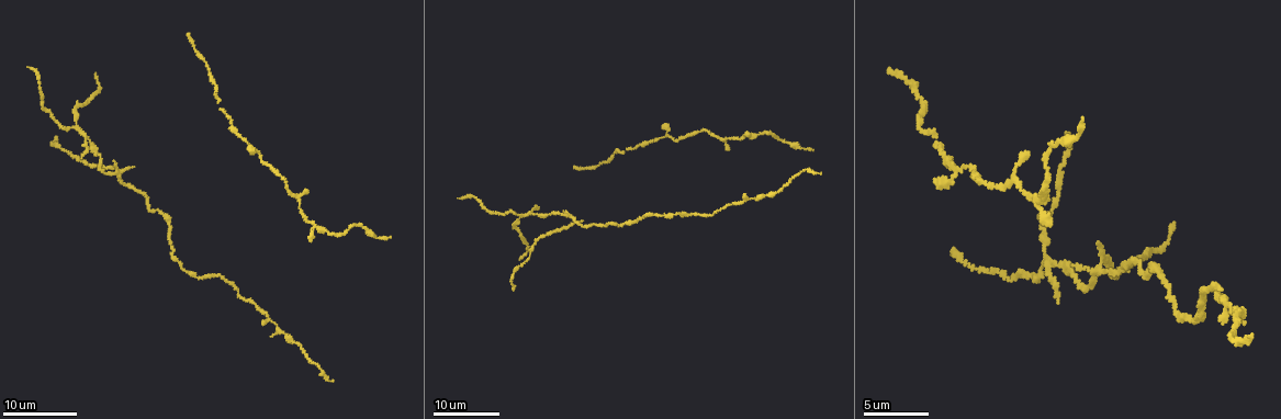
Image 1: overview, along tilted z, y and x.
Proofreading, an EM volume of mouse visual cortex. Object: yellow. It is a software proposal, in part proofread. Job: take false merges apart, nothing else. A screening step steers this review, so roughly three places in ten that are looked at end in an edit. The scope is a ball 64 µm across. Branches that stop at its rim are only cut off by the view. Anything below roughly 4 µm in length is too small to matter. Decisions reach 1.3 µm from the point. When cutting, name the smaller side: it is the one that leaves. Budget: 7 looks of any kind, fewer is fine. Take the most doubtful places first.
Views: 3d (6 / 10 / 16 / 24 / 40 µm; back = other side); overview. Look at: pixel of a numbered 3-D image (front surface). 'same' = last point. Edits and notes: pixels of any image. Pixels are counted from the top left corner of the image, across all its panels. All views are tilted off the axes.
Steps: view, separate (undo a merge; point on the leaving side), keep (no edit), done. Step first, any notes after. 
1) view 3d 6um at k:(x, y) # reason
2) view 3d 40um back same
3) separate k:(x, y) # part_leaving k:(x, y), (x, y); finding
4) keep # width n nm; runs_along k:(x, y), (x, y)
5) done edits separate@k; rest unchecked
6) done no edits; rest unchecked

view 3d 24um at 1:(120, 175) # looks like a crossing

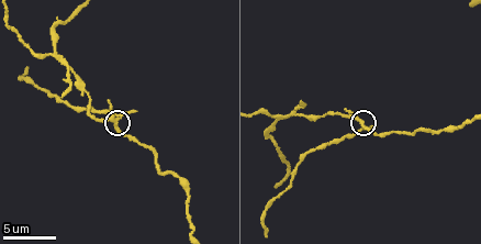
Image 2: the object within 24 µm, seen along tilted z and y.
view 3d 10um at 2:(117, 119) # closer look

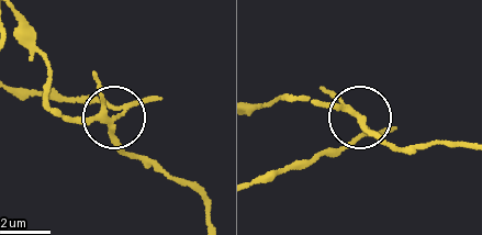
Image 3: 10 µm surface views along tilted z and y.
separate 3:(98, 87) # width 180 nm; part_leaving 3:(109, 118), (115, 108), (10, 88); two neurons meet here

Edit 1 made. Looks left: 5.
view overview

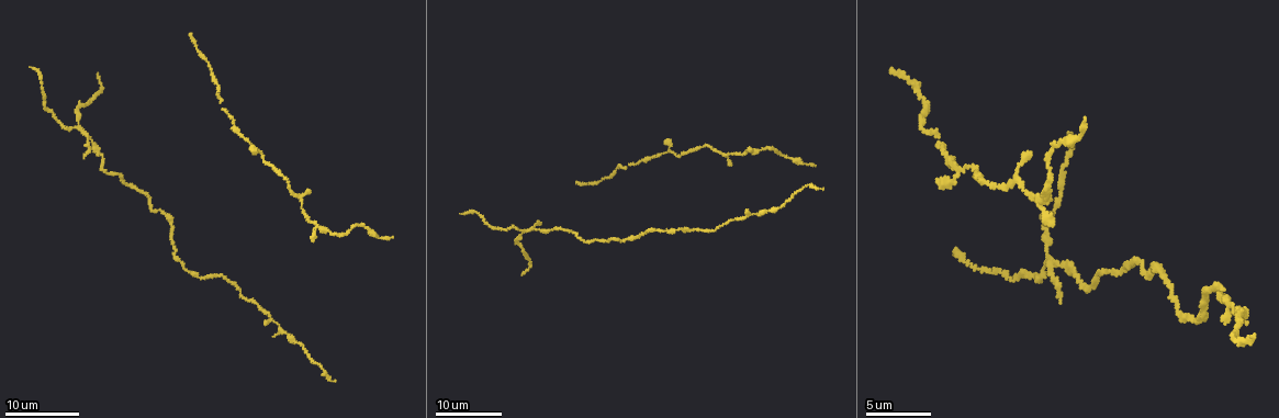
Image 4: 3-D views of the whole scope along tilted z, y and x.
view 3d 16um at 4:(1044, 200) # thin arm on a thick one

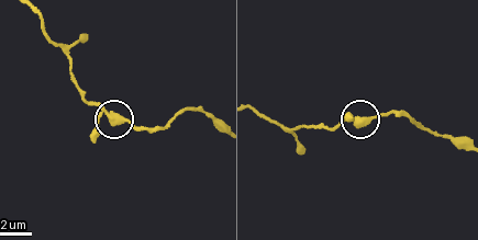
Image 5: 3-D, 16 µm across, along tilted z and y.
view 3d 10um at 5:(357, 120)

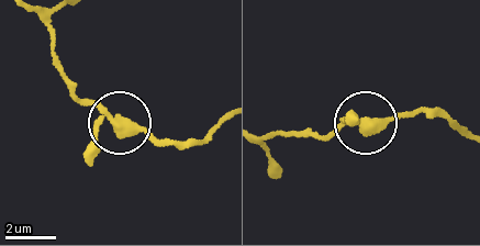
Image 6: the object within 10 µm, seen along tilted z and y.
view 3d 10um back at 6:(114, 122)

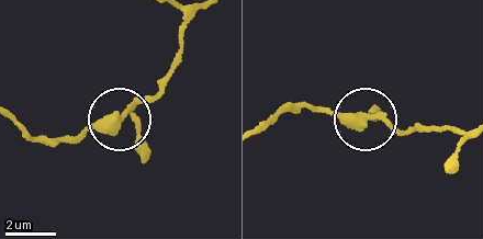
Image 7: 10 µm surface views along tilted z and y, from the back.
keep # all the same neuron

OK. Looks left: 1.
view 3d 10um at 2:(277, 118) # three-way junction

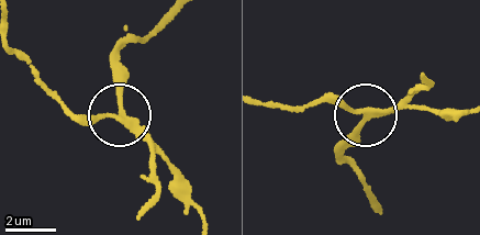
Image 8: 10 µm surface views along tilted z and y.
separate 8:(149, 160) # width 200 nm; part_leaving 8:(138, 125), (121, 98), (121, 56), (169, 10); a second neuron is stuck on

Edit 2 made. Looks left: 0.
done edits separate@3, separate@8; rest unchecked

